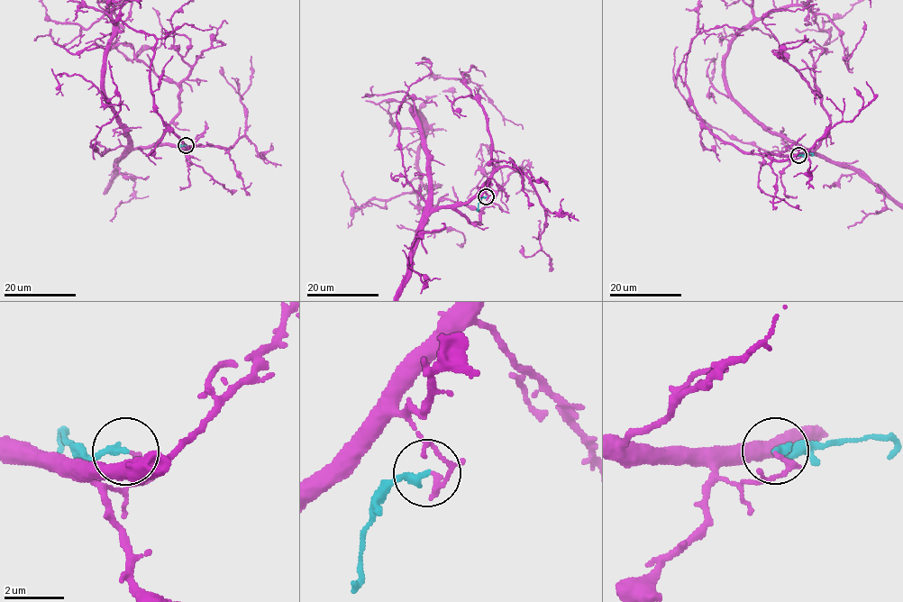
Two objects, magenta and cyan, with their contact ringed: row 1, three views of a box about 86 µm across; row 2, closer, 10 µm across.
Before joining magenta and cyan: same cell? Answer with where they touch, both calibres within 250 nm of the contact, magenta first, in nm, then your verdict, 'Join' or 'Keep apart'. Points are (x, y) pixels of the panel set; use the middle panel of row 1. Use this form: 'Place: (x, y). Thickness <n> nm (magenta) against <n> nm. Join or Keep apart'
Place: (486, 196). Thickness 200 nm (magenta) against 240 nm. Keep apart

